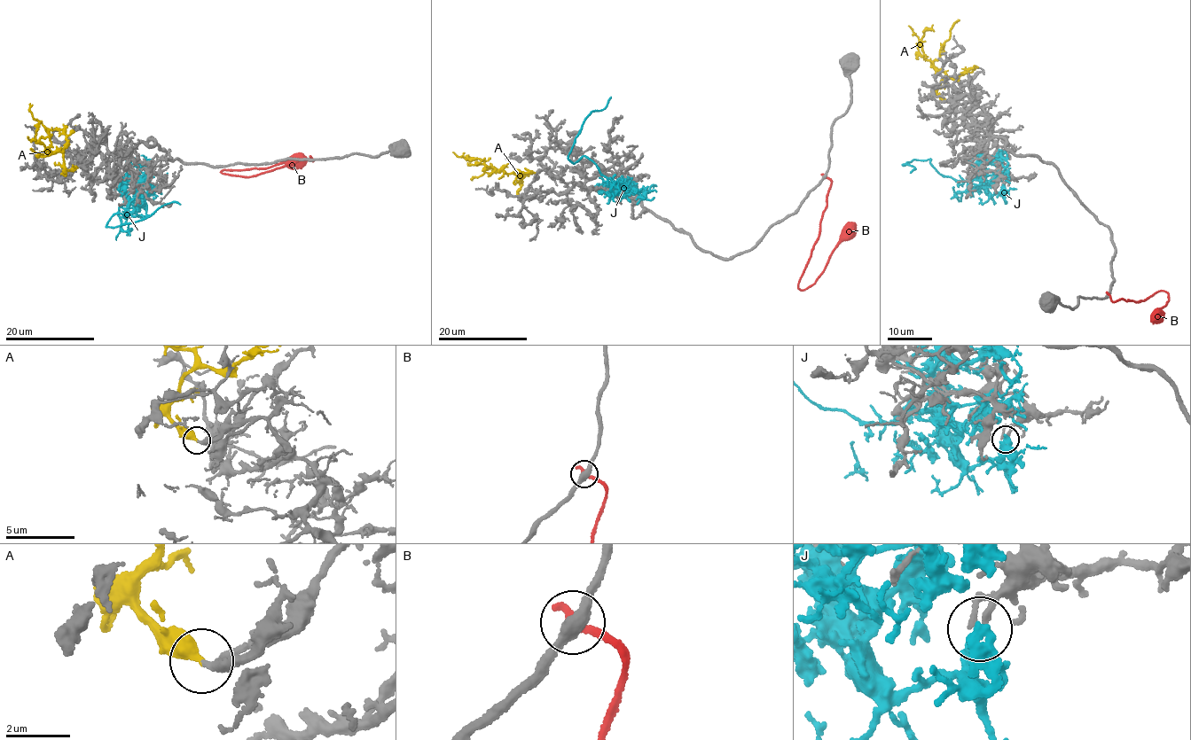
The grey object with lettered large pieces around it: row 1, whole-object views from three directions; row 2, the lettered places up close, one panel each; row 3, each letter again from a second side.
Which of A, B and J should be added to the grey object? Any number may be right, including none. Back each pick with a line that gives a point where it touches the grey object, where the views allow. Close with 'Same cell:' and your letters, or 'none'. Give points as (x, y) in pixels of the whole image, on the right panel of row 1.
A: (945, 101)
Same cell: A

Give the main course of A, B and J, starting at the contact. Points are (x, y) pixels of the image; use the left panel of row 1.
A: (77, 167), (66, 169), (59, 150), (52, 151), (50, 149), (48, 129), (33, 117), (29, 103)
B: (310, 158), (311, 161), (301, 159), (253, 176), (221, 172), (307, 159)
J: (142, 190), (144, 201), (129, 201), (126, 219), (114, 214), (106, 225), (180, 204)

